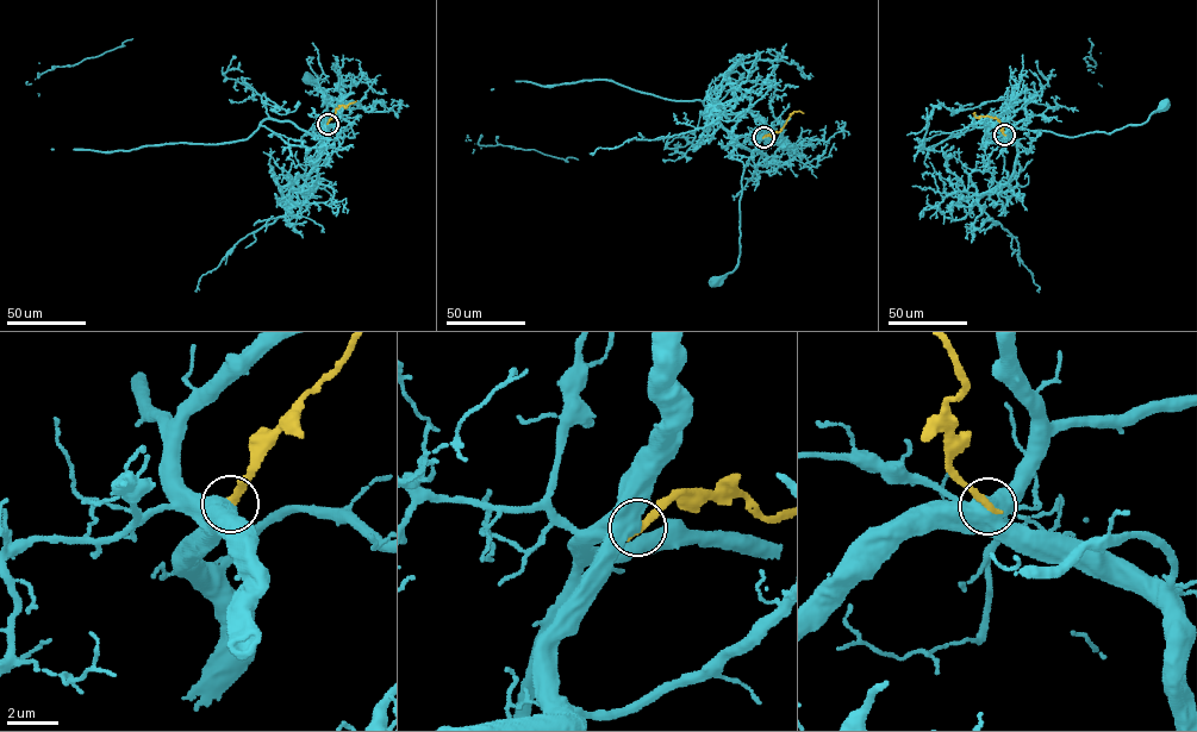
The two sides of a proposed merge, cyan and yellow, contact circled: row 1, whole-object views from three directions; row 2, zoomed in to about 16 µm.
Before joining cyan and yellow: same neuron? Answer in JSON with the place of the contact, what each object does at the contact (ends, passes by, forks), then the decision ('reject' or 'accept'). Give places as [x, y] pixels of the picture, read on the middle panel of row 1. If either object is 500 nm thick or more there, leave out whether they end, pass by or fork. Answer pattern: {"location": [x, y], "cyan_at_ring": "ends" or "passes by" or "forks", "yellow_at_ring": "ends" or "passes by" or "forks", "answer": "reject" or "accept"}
{"location": [764, 137], "answer": "reject"}

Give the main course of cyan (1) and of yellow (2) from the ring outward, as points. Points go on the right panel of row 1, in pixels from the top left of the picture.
1: (1004, 135), (1009, 130), (1024, 127), (1067, 137), (1110, 133), (1142, 124), (1163, 107)
2: (1004, 135), (998, 120), (987, 116), (977, 117), (974, 112)

